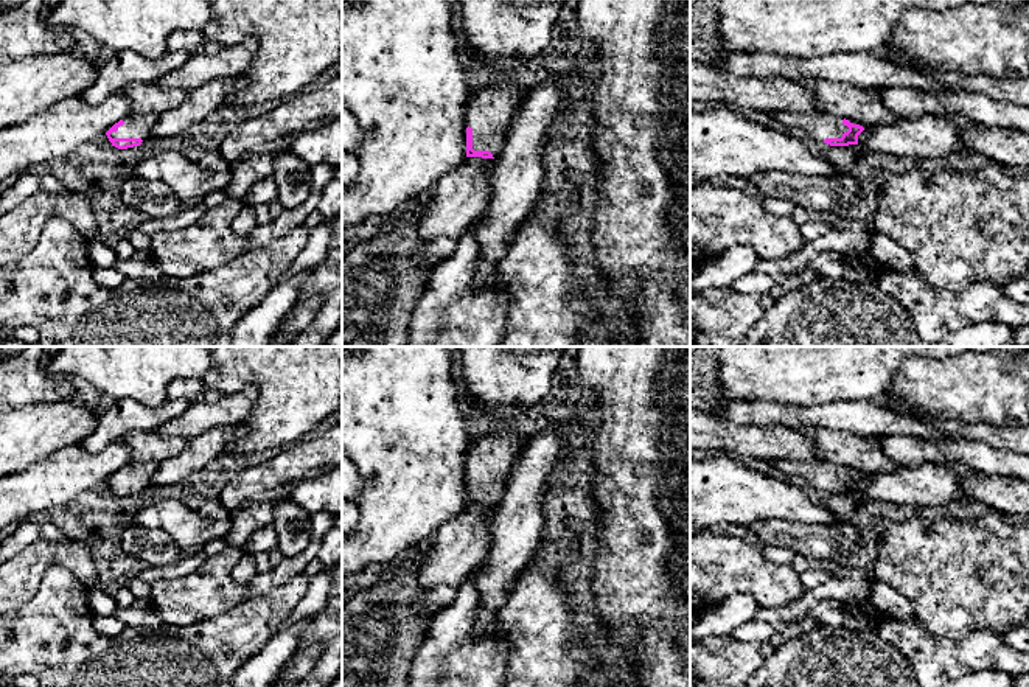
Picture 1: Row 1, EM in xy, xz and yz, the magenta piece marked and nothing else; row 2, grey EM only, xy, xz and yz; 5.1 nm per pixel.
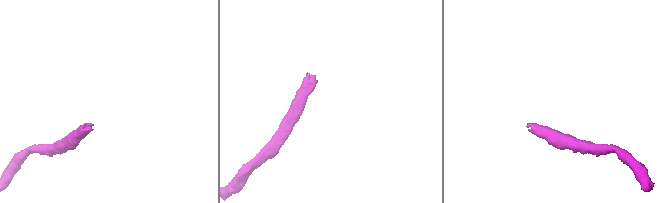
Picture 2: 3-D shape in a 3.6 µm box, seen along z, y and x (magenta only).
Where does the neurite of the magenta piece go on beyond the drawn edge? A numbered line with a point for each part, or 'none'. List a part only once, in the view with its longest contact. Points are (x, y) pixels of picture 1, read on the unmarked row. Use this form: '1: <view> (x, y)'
1: xy (136, 474)

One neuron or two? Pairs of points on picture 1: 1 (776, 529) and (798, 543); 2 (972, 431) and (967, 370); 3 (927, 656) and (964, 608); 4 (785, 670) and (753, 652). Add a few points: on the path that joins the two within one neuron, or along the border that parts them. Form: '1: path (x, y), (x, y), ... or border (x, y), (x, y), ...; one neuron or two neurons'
1: path (781, 533), (793, 538); one neuron
2: border (936, 417), (1008, 426); two neurons
3: border (916, 617), (942, 639), (961, 641), (976, 630); two neurons
4: border (776, 648), (757, 670); two neurons

